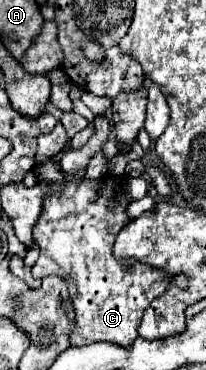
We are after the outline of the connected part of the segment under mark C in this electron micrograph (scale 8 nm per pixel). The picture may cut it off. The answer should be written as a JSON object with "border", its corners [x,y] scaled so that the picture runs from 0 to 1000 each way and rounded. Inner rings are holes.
{"border":[[[539,473],[413,495],[257,495],[257,516],[218,538],[209,581],[160,624],[199,684],[150,738],[189,754],[277,743],[325,759],[335,814],[364,835],[364,889],[345,900],[345,932],[364,938],[529,922],[626,943],[665,916],[665,884],[704,835],[811,781],[811,738],[665,705],[636,705],[636,727],[607,732],[539,684],[558,635],[626,603],[626,586],[597,581],[626,538],[587,516],[597,484]]]}

